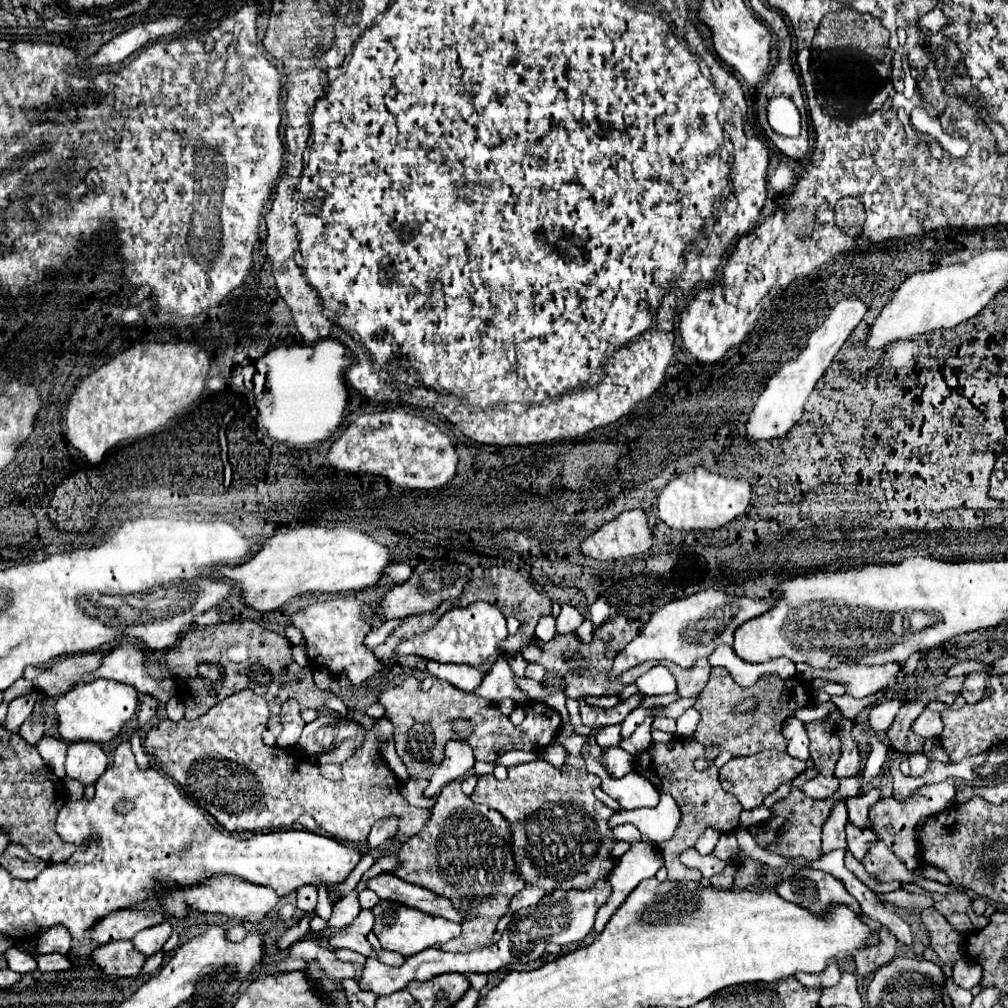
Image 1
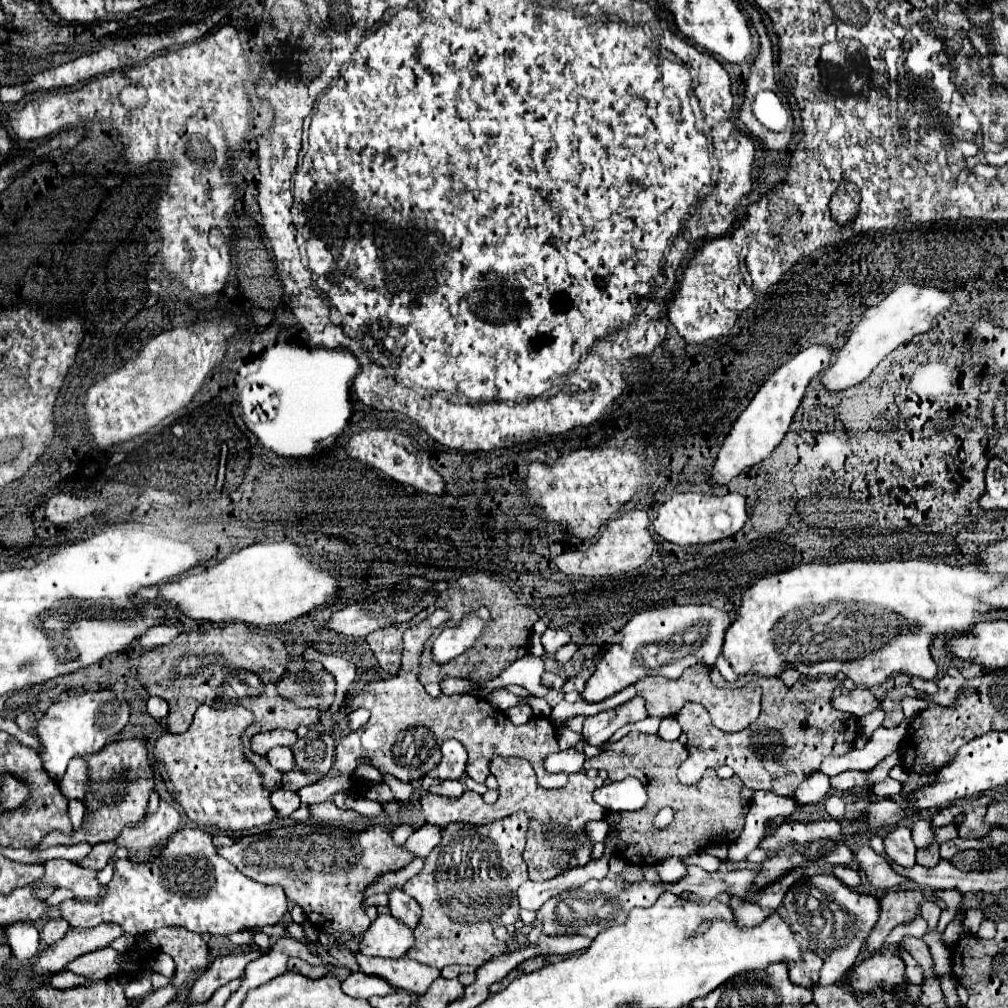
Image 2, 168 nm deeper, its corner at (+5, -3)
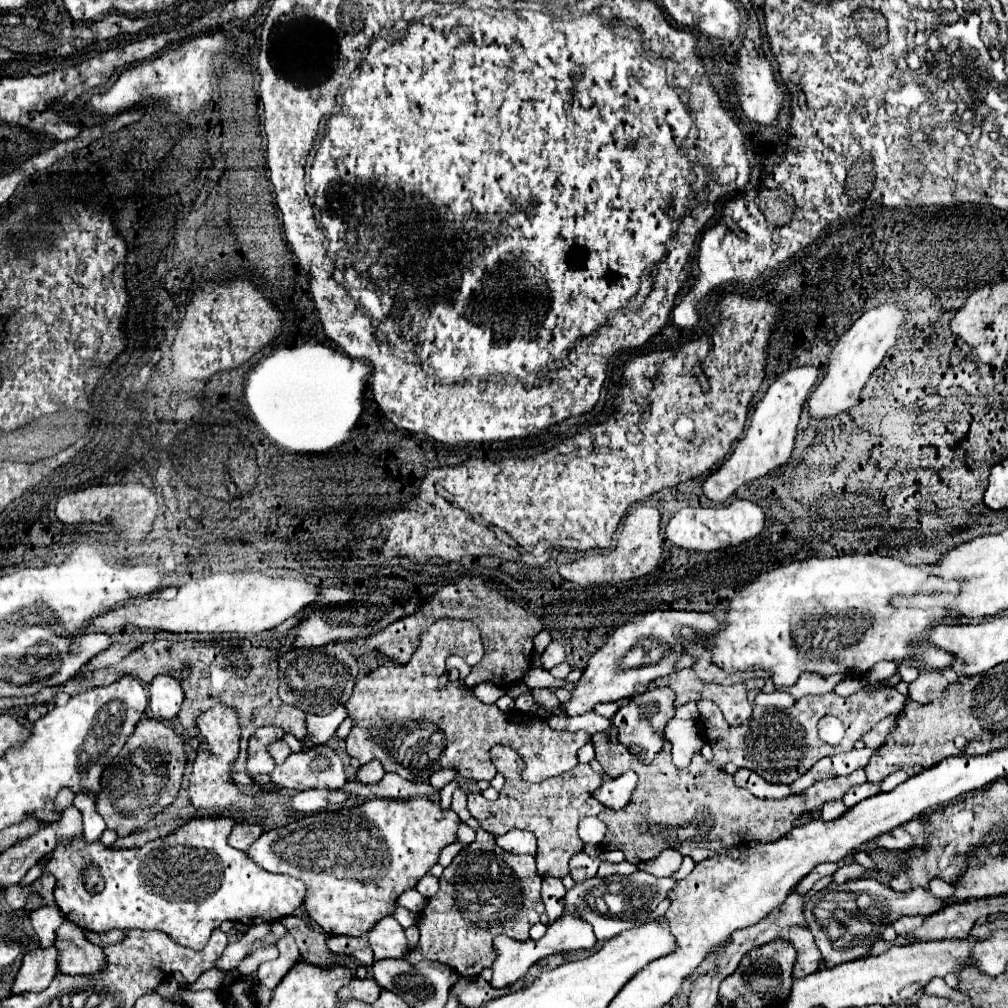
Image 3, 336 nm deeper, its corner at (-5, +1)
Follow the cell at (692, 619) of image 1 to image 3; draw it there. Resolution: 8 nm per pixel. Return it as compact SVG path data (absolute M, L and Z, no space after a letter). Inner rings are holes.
M657 610L657 612L649 612L645 614L639 622L627 622L623 626L619 626L613 636L609 638L609 642L599 648L587 662L587 668L583 670L583 676L579 678L575 690L571 690L571 698L569 702L561 702L559 710L555 710L557 716L565 714L565 716L577 716L577 714L585 714L589 710L593 710L593 706L597 702L615 702L615 700L625 700L631 698L635 688L641 686L649 686L655 678L659 676L667 676L673 672L673 664L675 660L681 658L681 640L679 640L679 630L681 626L689 626L693 628L697 634L715 634L719 630L719 624L715 620L713 614L709 612L681 612L681 610ZM639 642L651 644L649 654L655 658L651 664L643 664L639 668L629 668L623 670L621 668L621 660L625 658L625 654L635 648Z

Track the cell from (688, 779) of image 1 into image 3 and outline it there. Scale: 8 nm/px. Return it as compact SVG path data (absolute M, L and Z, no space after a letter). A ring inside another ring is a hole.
M611 728L609 734L593 734L591 744L595 748L595 758L607 776L627 770L633 770L639 776L633 800L625 808L603 810L599 814L599 820L607 826L607 834L599 844L601 850L617 848L631 864L653 860L667 848L679 850L687 856L693 848L715 850L735 844L779 840L793 828L793 822L801 812L815 810L829 800L841 800L851 786L865 782L865 772L855 770L849 776L817 782L802 795L790 795L783 800L761 800L749 790L735 786L731 774L713 768L701 754L693 758L687 770L679 770L671 762L671 746L665 744L653 764L641 764L641 760L637 760L629 748L617 740L615 728Z

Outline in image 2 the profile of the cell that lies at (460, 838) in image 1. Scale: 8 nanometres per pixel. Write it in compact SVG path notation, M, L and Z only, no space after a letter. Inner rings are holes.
M517 812L491 824L451 822L447 826L441 826L441 844L435 846L425 858L423 870L403 886L403 892L413 896L423 908L423 916L415 928L417 942L411 952L407 952L409 958L413 956L413 960L439 970L449 964L469 964L473 968L479 968L505 950L505 942L499 942L493 936L493 930L497 926L509 926L519 920L515 890L527 880L527 864L521 858L521 852L525 848L527 822L529 816L525 812Z

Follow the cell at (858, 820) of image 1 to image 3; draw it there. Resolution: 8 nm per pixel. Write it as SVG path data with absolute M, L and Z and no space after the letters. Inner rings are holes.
M845 864L845 866L841 866L835 874L833 874L833 882L835 884L845 884L847 880L853 880L853 878L859 878L859 876L863 876L867 870L863 868L863 866L859 866L859 864Z

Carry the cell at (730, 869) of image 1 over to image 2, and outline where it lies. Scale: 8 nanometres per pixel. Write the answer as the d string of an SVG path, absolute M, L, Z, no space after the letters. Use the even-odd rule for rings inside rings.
M729 896L729 904L735 908L735 916L739 920L739 924L747 924L747 926L757 926L763 922L763 918L769 914L769 910L759 908L757 904L751 904L747 900L741 900L737 896Z

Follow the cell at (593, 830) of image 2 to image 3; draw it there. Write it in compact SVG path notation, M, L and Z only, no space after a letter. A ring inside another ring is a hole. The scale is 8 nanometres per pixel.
M597 816L591 818L583 818L579 822L579 838L585 844L599 844L599 840L605 836L605 826L601 824L601 820Z

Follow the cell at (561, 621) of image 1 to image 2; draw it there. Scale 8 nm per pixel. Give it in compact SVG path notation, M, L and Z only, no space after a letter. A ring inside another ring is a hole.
M547 628L541 642L543 642L545 652L557 652L557 648L567 644L569 638L571 636L569 636L569 632L565 628Z

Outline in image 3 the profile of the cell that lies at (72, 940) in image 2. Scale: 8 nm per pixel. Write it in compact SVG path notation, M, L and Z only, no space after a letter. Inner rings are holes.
M53 946L45 950L35 948L25 954L23 964L11 986L11 994L41 992L51 984L55 974L57 974L57 950Z

